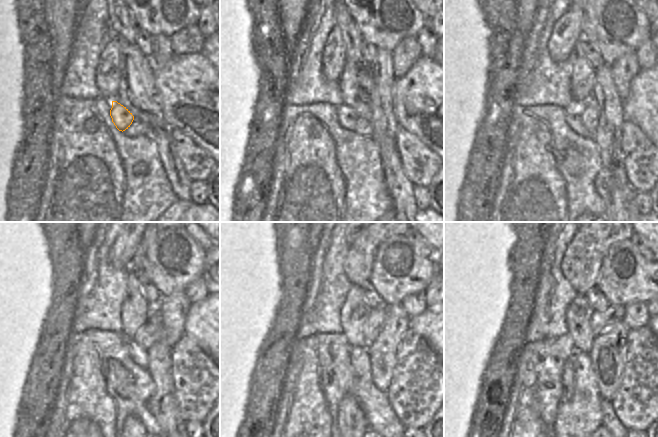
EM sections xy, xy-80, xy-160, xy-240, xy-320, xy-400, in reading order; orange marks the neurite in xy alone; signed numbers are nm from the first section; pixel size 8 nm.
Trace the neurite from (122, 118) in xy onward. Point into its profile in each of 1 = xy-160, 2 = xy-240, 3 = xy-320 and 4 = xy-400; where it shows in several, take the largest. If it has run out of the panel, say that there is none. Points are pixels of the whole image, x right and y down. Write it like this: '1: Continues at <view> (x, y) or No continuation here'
1: Continues at xy-160 (573, 120)
2: Continues at xy-240 (139, 355)
3: Continues at xy-320 (359, 357)
4: Continues at xy-400 (576, 419)

